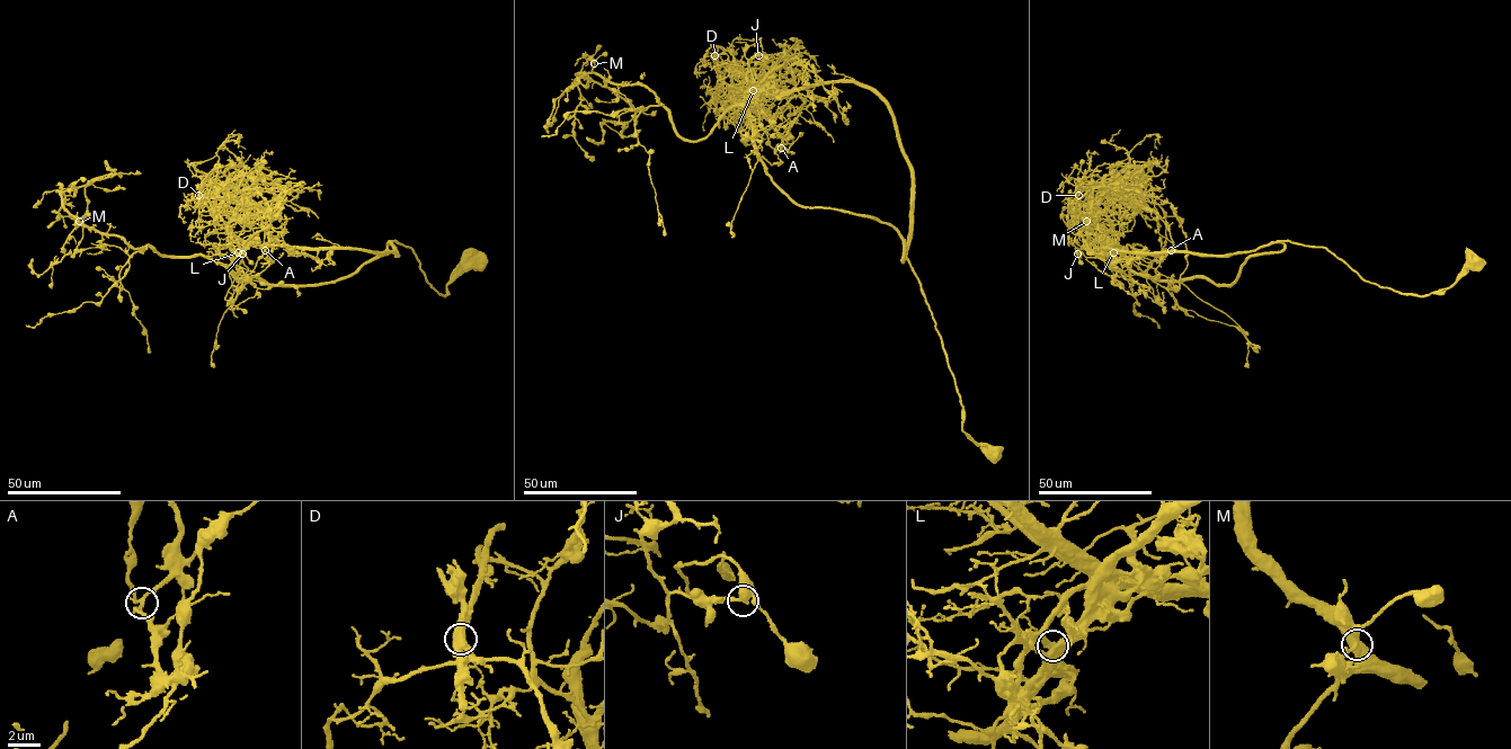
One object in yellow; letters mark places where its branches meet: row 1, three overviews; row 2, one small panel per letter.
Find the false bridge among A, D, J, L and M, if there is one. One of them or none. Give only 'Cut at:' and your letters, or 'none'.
Cut at: D

